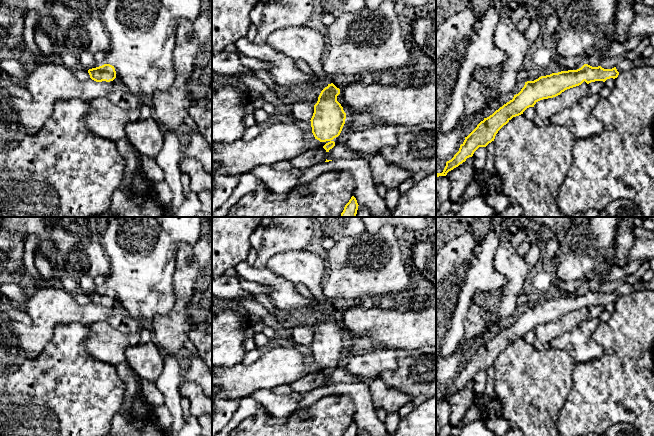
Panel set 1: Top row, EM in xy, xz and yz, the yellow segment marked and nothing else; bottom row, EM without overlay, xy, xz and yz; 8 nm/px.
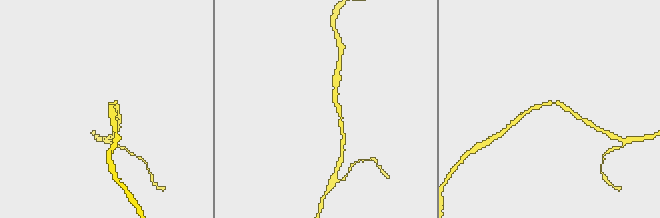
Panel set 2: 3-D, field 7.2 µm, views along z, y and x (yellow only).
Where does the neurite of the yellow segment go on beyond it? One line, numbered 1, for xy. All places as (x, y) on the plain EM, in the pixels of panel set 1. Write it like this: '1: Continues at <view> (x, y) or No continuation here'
1: No continuation here

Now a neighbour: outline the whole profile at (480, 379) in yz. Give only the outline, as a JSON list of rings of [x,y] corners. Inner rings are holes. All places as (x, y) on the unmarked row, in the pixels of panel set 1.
[[[479,371],[473,378],[474,390],[476,394],[483,393],[487,385],[487,372]]]

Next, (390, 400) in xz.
[[[381,378],[369,381],[368,385],[374,407],[380,407],[387,413],[398,412],[402,406],[413,400],[406,393],[388,388]]]

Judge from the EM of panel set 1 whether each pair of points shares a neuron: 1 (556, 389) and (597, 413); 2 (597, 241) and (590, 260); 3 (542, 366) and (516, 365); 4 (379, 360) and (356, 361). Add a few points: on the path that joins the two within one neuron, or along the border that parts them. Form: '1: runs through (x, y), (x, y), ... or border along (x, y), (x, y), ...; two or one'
1: border along (573, 372), (573, 386), (558, 417); two
2: border along (576, 234), (581, 249), (613, 248); two
3: runs through (536, 366), (522, 366); one
4: runs through (373, 361), (362, 361); one

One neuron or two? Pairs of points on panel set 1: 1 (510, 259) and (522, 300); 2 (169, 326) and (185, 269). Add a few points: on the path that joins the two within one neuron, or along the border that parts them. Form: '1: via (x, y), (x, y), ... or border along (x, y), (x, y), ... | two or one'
1: border along (522, 293), (517, 298), (517, 305) | two
2: via (182, 312), (182, 306), (185, 301), (185, 283) | one

